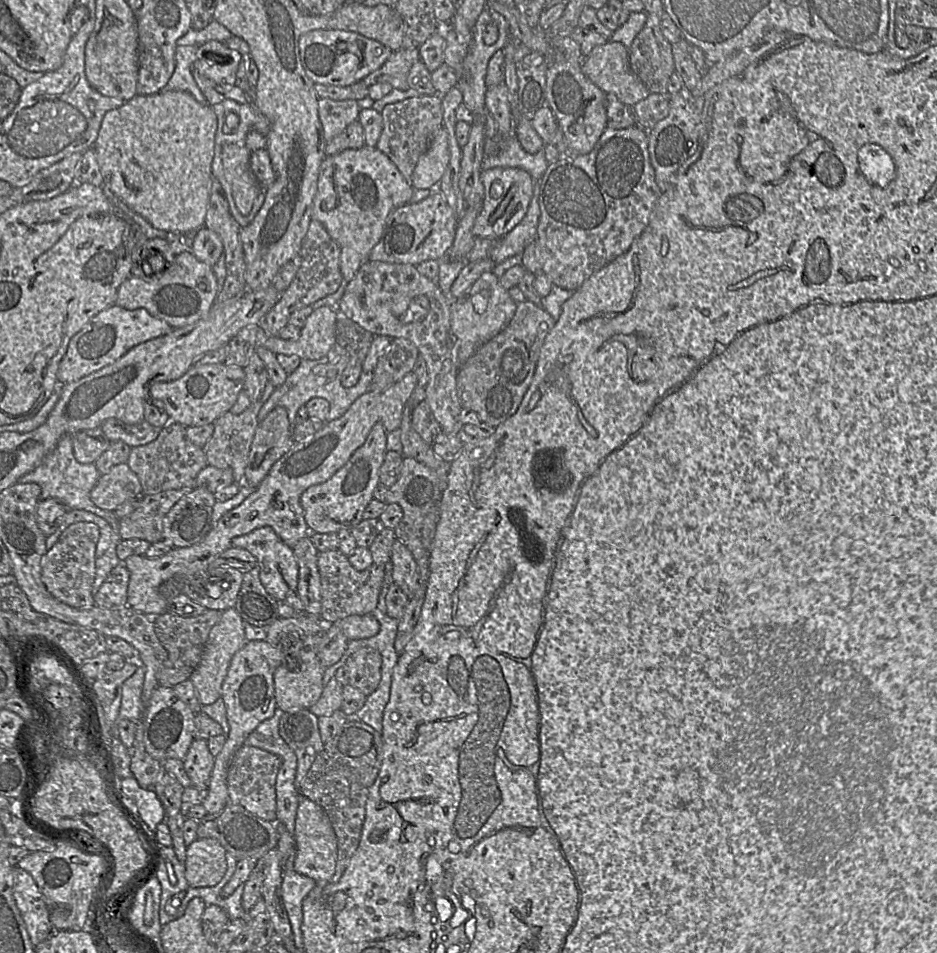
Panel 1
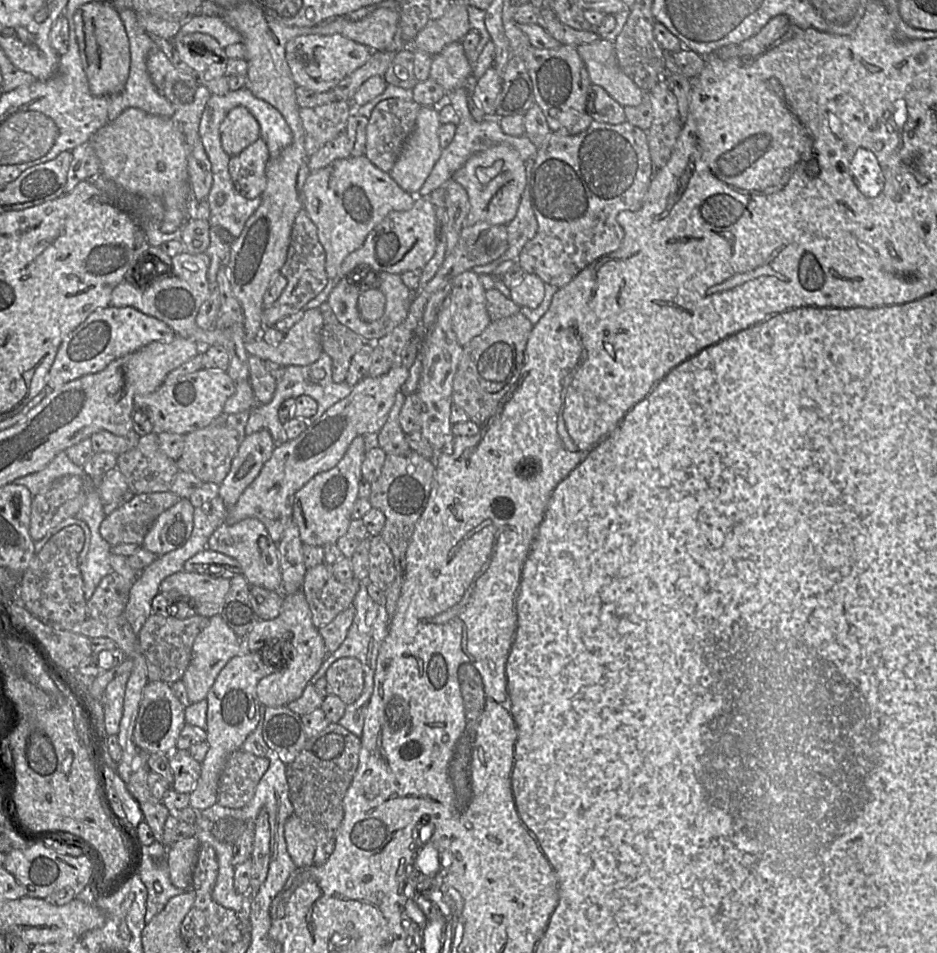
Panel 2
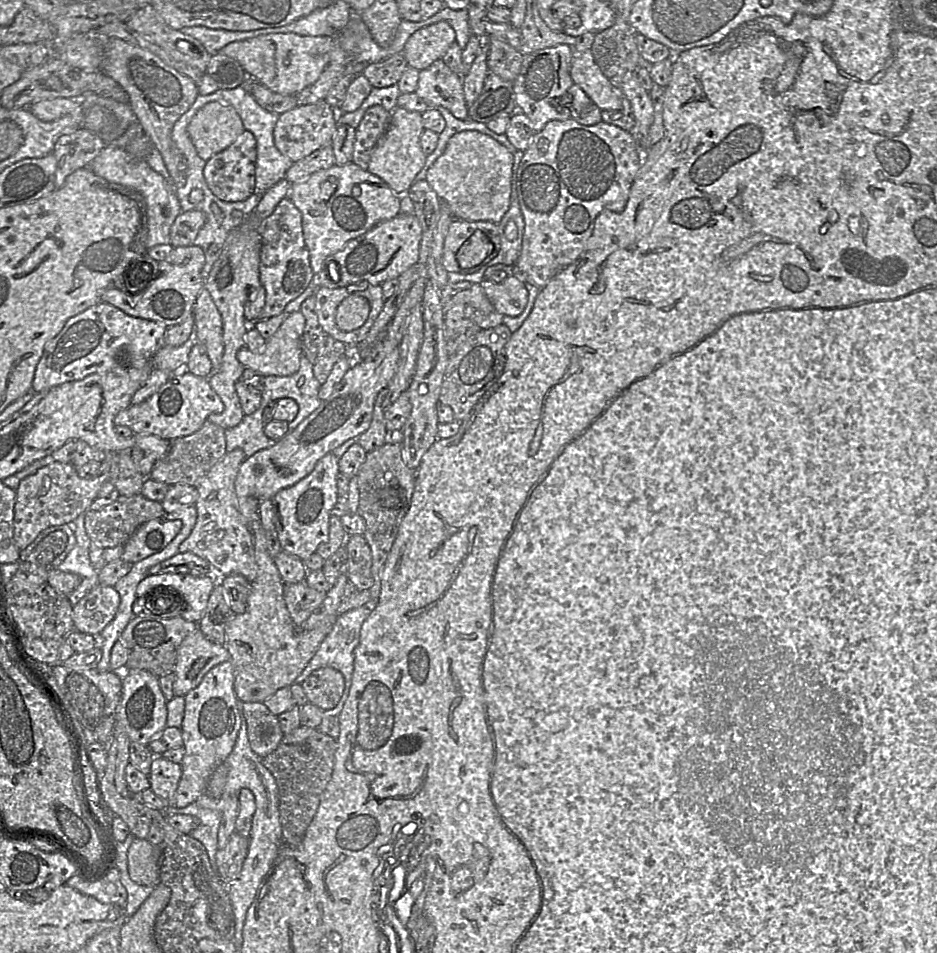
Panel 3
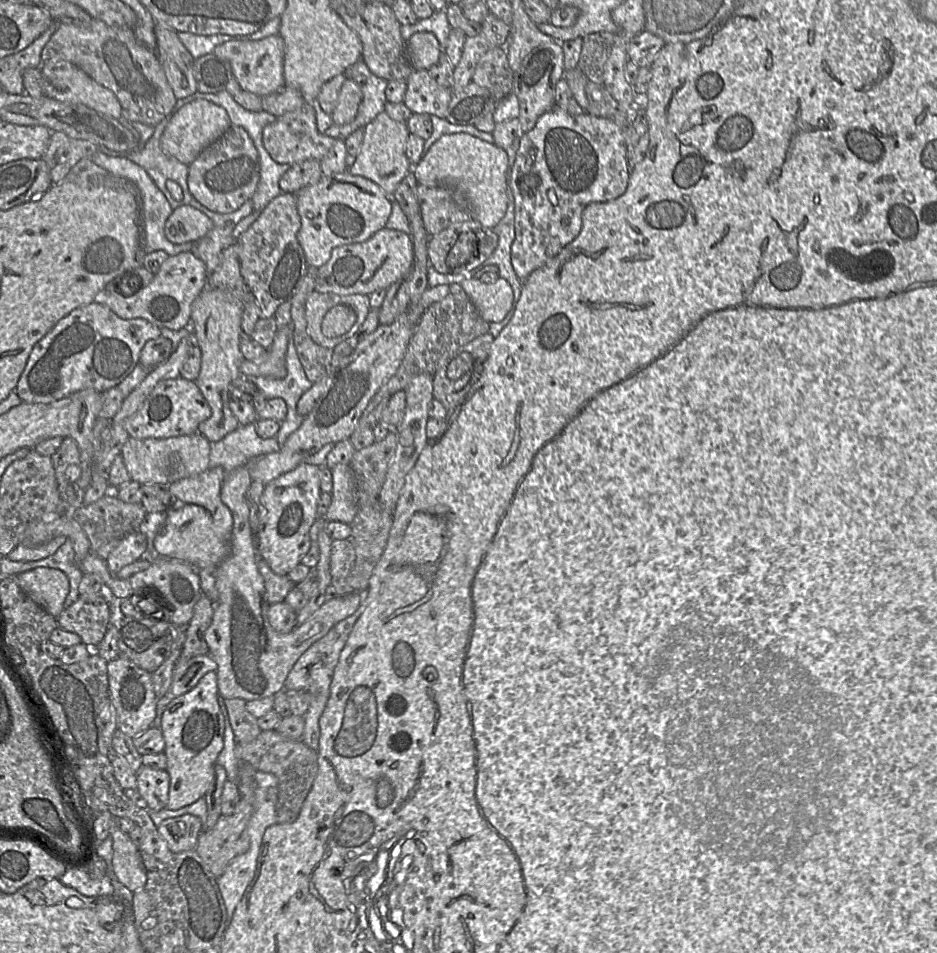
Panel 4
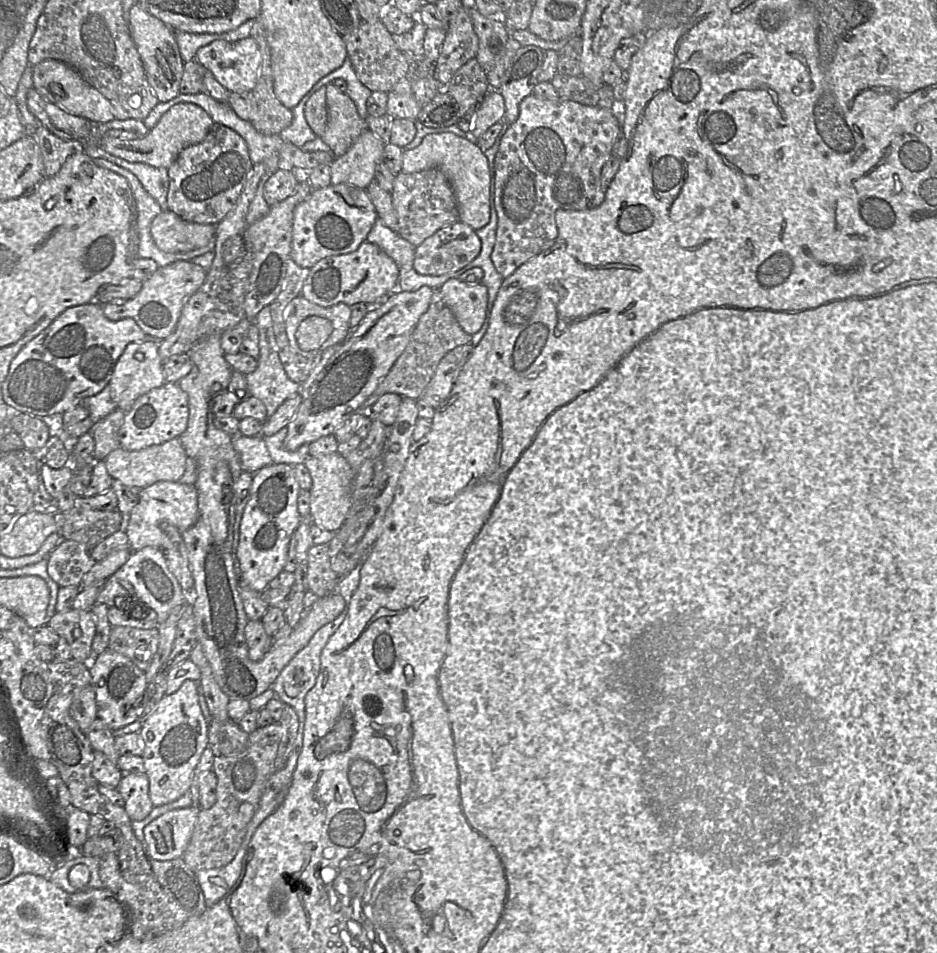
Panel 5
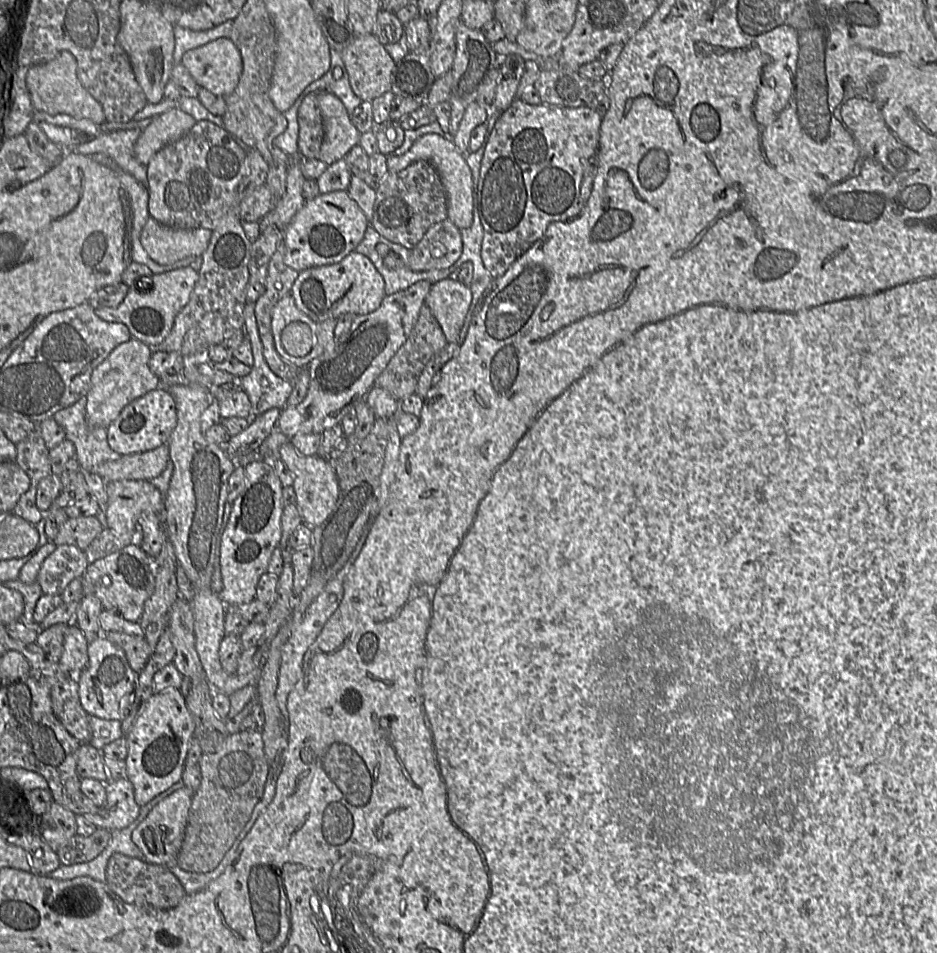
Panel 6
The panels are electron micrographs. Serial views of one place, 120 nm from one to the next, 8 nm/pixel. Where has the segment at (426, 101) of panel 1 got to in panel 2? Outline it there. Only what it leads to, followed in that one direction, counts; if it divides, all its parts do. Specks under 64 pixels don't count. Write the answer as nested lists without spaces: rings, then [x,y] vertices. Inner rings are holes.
[[[388,98],[373,109],[366,128],[366,148],[364,155],[379,169],[389,172],[395,164],[401,149],[415,128],[416,119],[422,105],[410,100]]]

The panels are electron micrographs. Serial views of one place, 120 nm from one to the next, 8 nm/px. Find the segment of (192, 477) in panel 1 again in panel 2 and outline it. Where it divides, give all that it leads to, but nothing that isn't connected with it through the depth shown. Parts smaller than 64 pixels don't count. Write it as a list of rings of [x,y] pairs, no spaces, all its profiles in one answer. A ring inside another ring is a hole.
[[[155,432],[141,436],[135,447],[119,454],[116,468],[125,477],[129,493],[133,494],[168,491],[180,471],[176,460],[160,449]]]

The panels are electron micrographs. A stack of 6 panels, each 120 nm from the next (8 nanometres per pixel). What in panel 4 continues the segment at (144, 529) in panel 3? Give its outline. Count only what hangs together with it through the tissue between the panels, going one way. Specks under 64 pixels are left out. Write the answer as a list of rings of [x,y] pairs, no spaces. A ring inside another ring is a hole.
[[[139,530],[134,531],[126,538],[122,539],[116,549],[114,549],[105,560],[109,571],[112,574],[118,573],[125,566],[128,566],[141,557],[149,549],[149,539]]]

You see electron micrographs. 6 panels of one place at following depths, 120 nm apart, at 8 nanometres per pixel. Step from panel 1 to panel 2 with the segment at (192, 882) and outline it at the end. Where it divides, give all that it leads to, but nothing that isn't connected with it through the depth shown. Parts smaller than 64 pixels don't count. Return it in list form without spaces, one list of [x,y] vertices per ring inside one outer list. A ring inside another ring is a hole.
[[[190,837],[165,846],[170,881],[177,888],[189,890],[192,887],[200,845],[201,842],[196,837]]]

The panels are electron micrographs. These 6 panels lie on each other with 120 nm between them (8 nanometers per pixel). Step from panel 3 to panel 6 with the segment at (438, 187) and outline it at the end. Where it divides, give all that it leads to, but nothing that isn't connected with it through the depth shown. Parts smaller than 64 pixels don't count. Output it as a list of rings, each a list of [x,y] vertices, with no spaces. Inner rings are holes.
[[[430,133],[418,138],[404,154],[388,156],[387,164],[389,171],[400,171],[420,160],[429,162],[439,174],[447,193],[448,220],[459,229],[469,228],[474,220],[474,180],[465,156],[452,140]]]

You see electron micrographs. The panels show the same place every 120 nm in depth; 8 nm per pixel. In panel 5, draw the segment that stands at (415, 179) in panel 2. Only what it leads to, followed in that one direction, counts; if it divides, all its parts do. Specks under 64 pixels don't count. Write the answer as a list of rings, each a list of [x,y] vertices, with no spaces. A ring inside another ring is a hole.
[[[366,128],[350,148],[330,164],[331,184],[345,183],[366,189],[374,181],[377,166],[383,162],[385,145],[386,143],[382,139]]]

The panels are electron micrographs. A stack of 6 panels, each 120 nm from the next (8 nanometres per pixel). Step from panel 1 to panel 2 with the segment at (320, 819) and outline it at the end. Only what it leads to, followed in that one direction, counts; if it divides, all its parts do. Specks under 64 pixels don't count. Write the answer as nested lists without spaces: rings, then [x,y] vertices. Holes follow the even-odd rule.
[[[294,813],[287,819],[284,826],[287,851],[297,868],[314,864],[316,841],[307,826]]]

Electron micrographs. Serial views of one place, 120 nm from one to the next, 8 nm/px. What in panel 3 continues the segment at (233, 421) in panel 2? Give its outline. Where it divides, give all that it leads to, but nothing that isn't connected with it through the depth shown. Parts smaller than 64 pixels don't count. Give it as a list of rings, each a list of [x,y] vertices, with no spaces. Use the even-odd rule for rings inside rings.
[[[207,420],[196,432],[171,440],[169,451],[155,463],[149,478],[169,485],[182,483],[196,486],[209,470],[226,455],[225,432],[224,428]]]

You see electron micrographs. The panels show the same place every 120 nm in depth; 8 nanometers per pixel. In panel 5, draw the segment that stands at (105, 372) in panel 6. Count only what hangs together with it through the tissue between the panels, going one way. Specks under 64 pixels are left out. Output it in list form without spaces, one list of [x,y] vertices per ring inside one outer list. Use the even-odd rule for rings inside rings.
[[[154,339],[130,343],[119,357],[112,377],[106,387],[109,388],[111,399],[116,408],[127,412],[135,401],[142,395],[159,388],[166,383],[163,373],[163,359],[159,355],[158,343]]]

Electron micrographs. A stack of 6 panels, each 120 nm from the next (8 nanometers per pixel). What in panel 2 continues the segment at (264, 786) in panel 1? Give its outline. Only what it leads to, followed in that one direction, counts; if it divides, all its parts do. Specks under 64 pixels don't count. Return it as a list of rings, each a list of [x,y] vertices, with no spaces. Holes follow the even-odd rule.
[[[236,750],[227,759],[218,784],[218,803],[223,807],[240,809],[251,802],[256,787],[269,768],[265,757]]]

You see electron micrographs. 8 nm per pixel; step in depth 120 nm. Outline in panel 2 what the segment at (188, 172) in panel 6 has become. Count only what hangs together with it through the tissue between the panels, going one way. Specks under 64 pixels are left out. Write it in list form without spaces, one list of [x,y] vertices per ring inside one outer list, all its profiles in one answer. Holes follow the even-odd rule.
[[[260,137],[238,155],[229,158],[227,172],[235,190],[246,199],[261,196],[267,185],[266,165],[270,159],[266,142]]]

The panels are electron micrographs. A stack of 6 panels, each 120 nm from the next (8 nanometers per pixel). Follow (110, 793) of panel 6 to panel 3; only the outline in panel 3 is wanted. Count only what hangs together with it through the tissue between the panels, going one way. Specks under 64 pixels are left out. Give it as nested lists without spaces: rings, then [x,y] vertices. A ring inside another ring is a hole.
[[[157,756],[152,762],[148,775],[150,790],[156,795],[170,800],[175,795],[181,776],[181,764]]]

